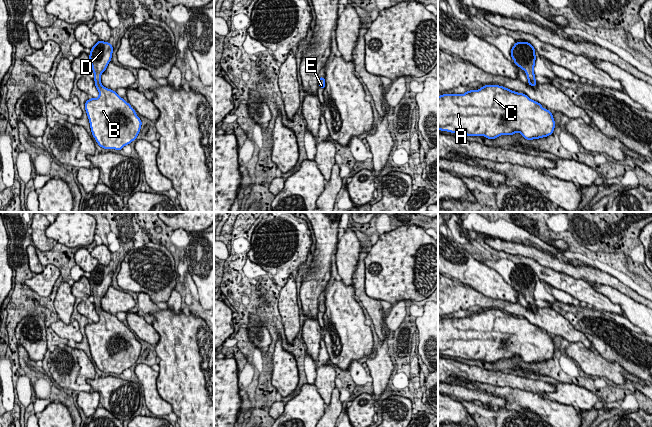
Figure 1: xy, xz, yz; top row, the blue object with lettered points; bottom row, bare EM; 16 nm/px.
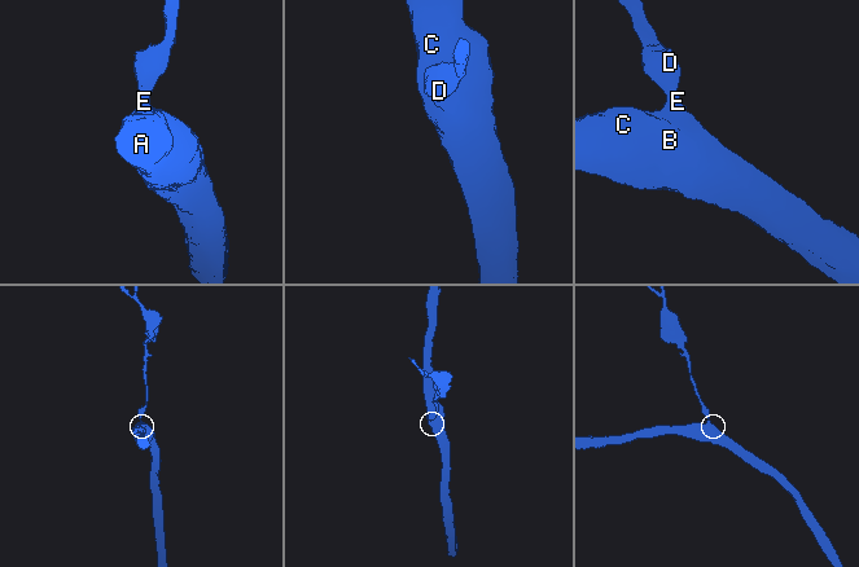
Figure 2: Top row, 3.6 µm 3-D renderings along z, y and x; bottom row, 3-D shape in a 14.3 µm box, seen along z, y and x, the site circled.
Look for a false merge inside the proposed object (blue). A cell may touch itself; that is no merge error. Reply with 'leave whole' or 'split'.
leave whole

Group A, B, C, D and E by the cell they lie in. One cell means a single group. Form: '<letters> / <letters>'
A B C D E

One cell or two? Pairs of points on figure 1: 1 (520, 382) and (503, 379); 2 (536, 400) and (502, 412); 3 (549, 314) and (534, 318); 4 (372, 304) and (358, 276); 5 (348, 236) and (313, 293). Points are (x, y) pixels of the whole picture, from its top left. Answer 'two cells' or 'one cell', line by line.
1: one cell
2: two cells
3: one cell
4: one cell
5: two cells

